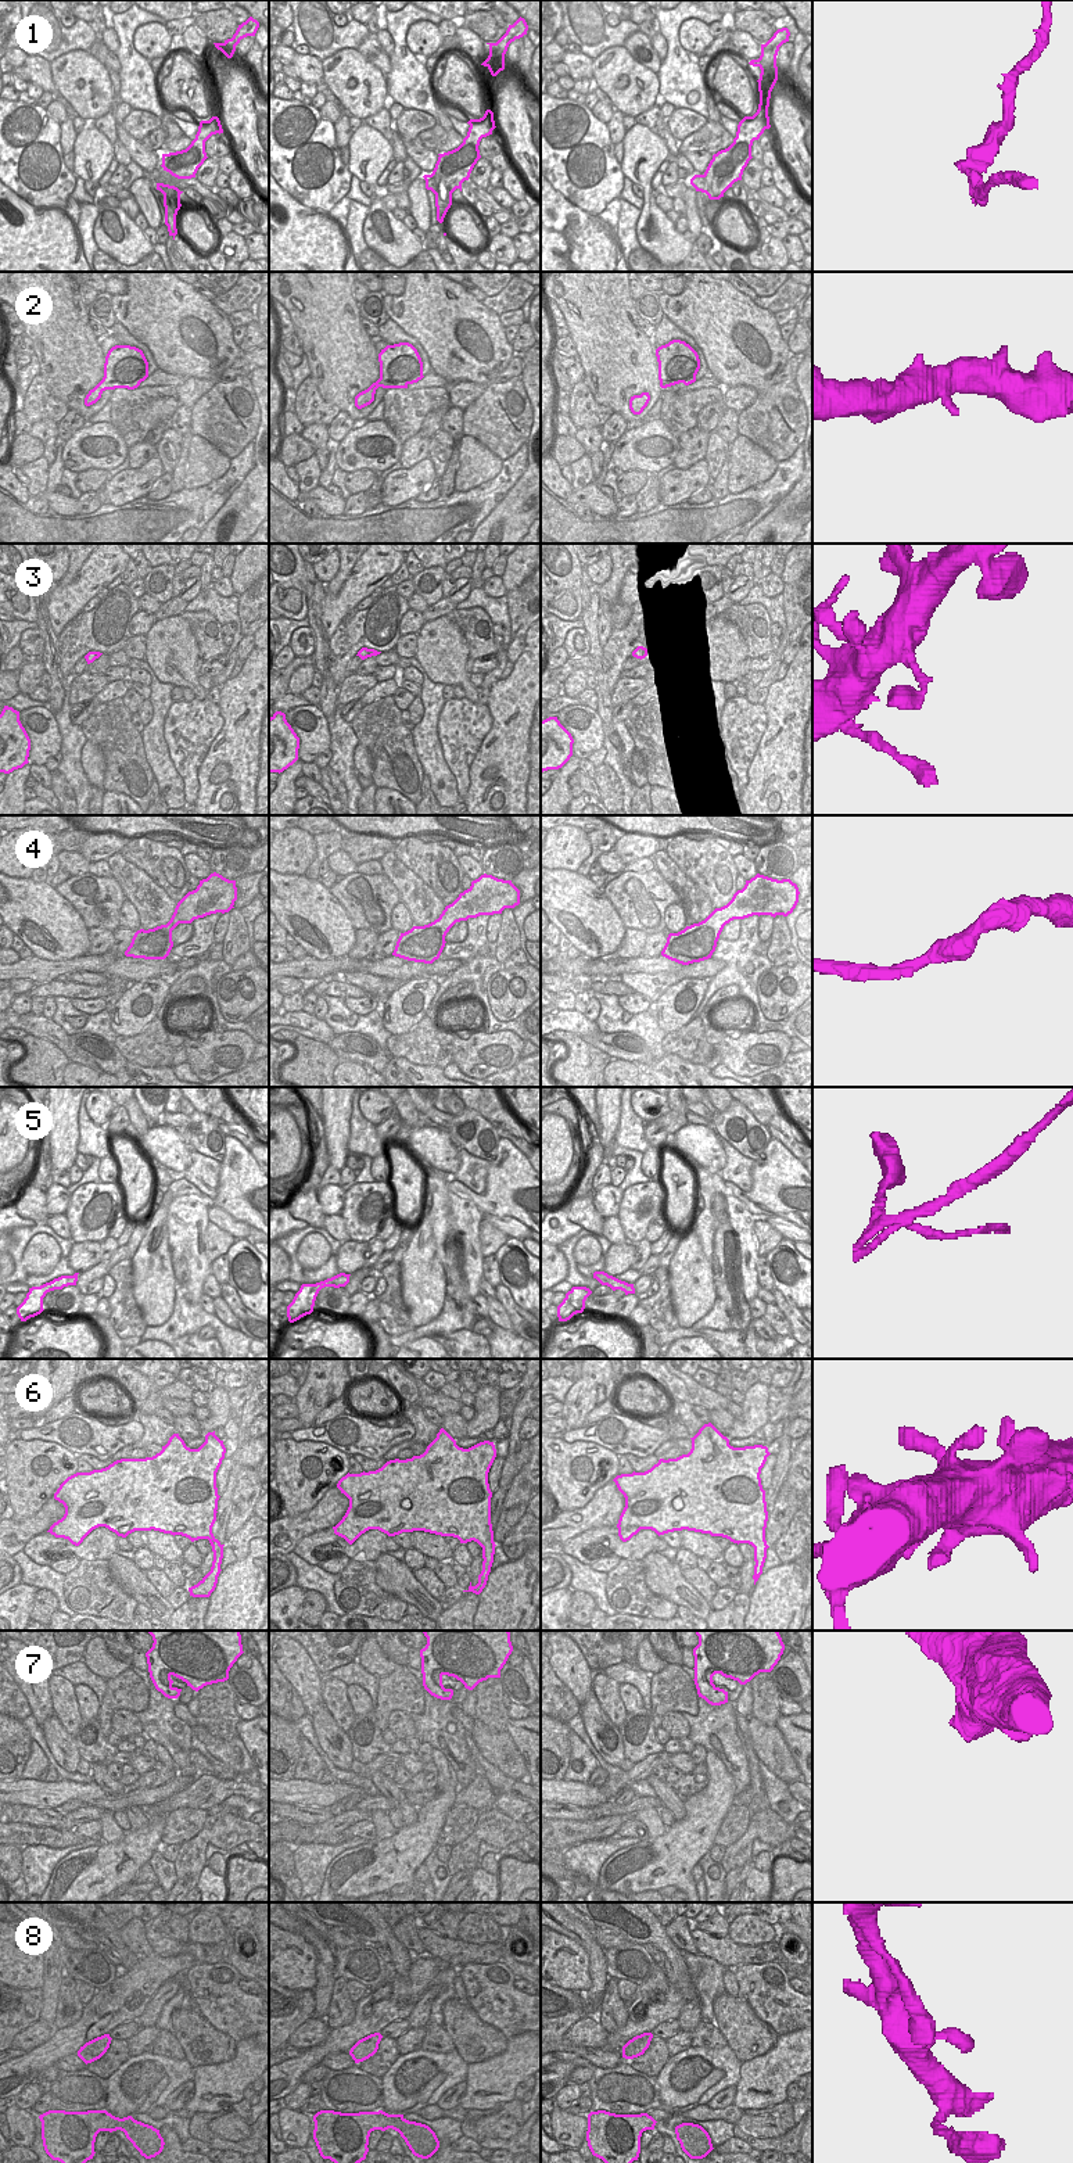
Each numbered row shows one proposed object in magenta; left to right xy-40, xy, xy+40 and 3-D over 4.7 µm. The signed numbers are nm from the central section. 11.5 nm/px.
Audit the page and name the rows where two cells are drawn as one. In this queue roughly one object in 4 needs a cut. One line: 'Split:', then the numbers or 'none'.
Split: 1, 5.

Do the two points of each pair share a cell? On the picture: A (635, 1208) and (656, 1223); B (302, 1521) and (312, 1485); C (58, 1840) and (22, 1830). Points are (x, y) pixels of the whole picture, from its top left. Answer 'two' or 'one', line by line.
A: two
B: two
C: one

